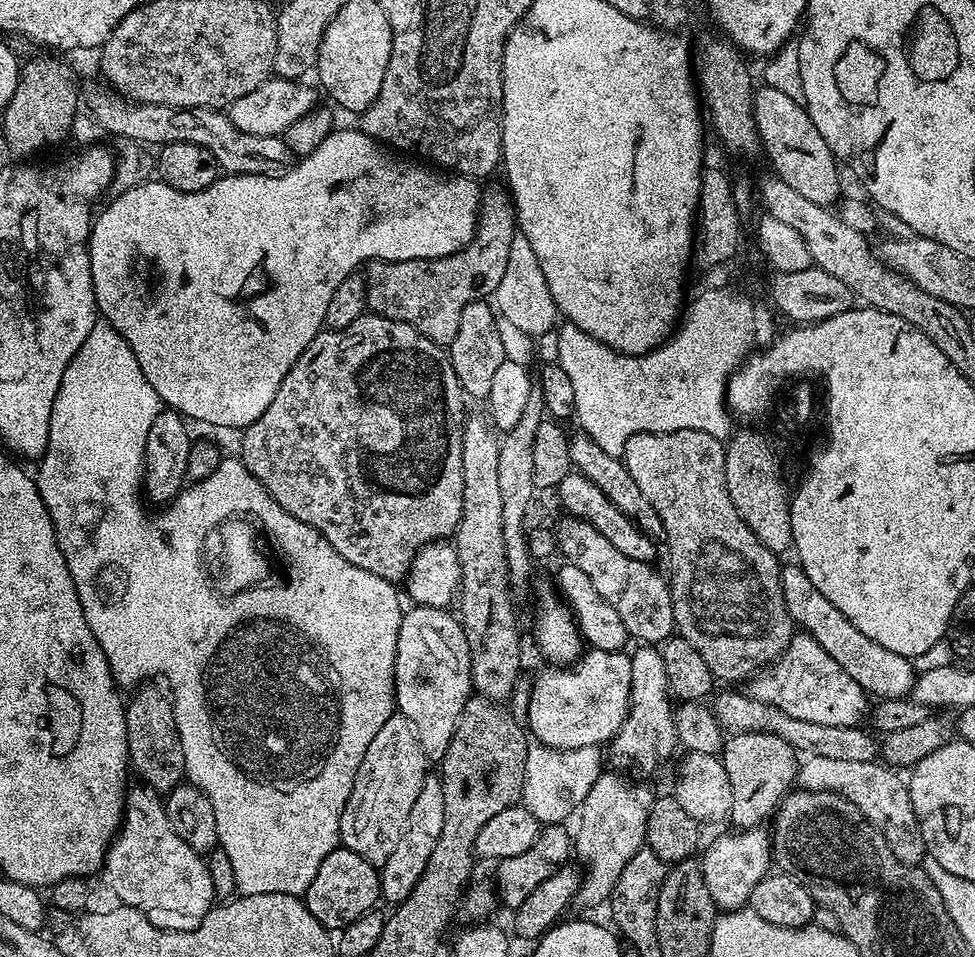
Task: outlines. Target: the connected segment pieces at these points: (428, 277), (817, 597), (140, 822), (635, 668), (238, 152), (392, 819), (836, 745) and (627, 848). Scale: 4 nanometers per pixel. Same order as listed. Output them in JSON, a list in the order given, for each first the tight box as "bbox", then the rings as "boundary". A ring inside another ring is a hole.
[{"bbox":[363,187,518,346],"boundary":[[[503,187],[492,188],[480,197],[480,214],[476,218],[476,233],[472,241],[460,252],[455,252],[433,260],[393,260],[391,262],[372,262],[363,273],[366,286],[366,305],[369,313],[385,316],[398,322],[406,322],[414,326],[430,342],[447,346],[454,342],[454,334],[458,334],[458,322],[462,319],[462,310],[470,306],[470,302],[491,297],[506,271],[509,261],[510,244],[518,233],[516,223],[516,206],[512,197]]]},{"bbox":[780,563,917,700],"boundary":[[[785,563],[780,569],[782,578],[782,598],[786,602],[788,617],[797,629],[803,630],[812,636],[862,686],[869,697],[885,700],[886,698],[905,698],[915,686],[917,669],[913,661],[902,654],[894,654],[894,650],[886,650],[886,646],[878,646],[874,638],[866,638],[834,602],[829,602],[815,587],[810,578],[806,578],[803,568],[799,563]]]},{"bbox":[102,786,217,932],"boundary":[[[132,786],[127,789],[124,798],[124,818],[120,821],[120,830],[108,848],[108,853],[104,855],[102,877],[104,876],[109,890],[120,899],[117,901],[123,907],[137,908],[147,916],[155,928],[165,932],[194,930],[213,908],[217,899],[205,857],[190,850],[190,846],[186,846],[186,842],[182,842],[182,838],[174,834],[174,826],[170,826],[170,818],[166,818],[161,793],[147,786],[139,787]]]},{"bbox":[610,646,678,772],"boundary":[[[640,646],[637,649],[637,652],[631,653],[632,701],[628,707],[628,717],[610,741],[610,749],[617,769],[641,768],[644,772],[652,772],[678,748],[673,716],[674,700],[668,691],[666,665],[659,647]]]},{"bbox":[88,83,294,176],"boundary":[[[103,83],[88,88],[88,108],[93,120],[105,133],[113,132],[124,140],[163,146],[174,142],[194,142],[206,146],[225,173],[234,176],[275,176],[293,163],[294,157],[280,136],[263,136],[238,130],[223,111],[215,108],[175,108],[165,104],[138,104]]]},{"bbox":[340,714,430,864],"boundary":[[[393,714],[386,726],[374,734],[374,742],[370,742],[370,750],[366,750],[366,758],[358,766],[354,790],[350,790],[350,798],[342,810],[340,844],[354,850],[354,854],[362,854],[366,862],[384,864],[394,846],[398,846],[398,838],[402,838],[406,817],[418,799],[422,782],[430,775],[428,767],[428,755],[418,742],[414,726],[406,717]]]},{"bbox":[712,690,879,762],"boundary":[[[726,690],[713,697],[712,711],[721,727],[729,733],[760,732],[778,735],[783,741],[790,742],[799,753],[816,757],[831,759],[845,759],[848,762],[866,762],[876,760],[879,745],[864,730],[863,727],[854,726],[827,726],[814,722],[804,722],[802,719],[791,718],[777,707],[754,699],[748,693]]]},{"bbox":[574,770,654,904],"boundary":[[[604,770],[600,774],[578,809],[580,829],[574,832],[574,852],[577,857],[580,855],[582,865],[580,888],[576,891],[579,903],[600,904],[603,900],[605,903],[615,890],[618,874],[622,874],[626,862],[646,844],[646,818],[650,818],[654,792],[635,788],[630,781],[615,776],[620,774],[612,772]]]}]

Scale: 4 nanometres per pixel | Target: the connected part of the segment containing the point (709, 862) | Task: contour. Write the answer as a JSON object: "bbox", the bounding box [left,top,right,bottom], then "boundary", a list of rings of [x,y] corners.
{"bbox":[699,826,773,910],"boundary":[[[764,826],[755,828],[742,828],[739,830],[728,830],[725,836],[720,836],[708,849],[703,849],[699,857],[702,866],[702,878],[706,878],[706,890],[710,890],[710,898],[714,898],[717,909],[720,910],[739,910],[748,904],[750,894],[754,894],[754,886],[762,882],[764,876],[769,875],[773,867],[772,859],[772,837],[769,829]]]}

